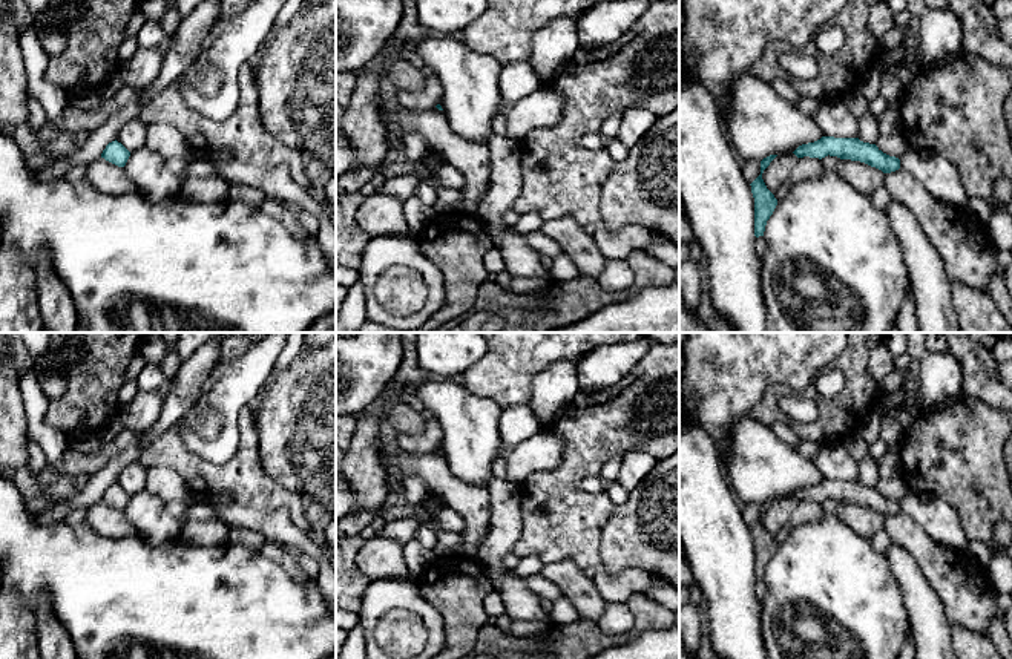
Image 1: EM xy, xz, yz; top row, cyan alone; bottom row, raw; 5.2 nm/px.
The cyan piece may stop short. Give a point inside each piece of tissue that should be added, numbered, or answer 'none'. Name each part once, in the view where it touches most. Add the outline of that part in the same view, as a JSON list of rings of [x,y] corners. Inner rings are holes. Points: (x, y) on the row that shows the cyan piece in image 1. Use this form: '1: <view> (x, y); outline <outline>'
none

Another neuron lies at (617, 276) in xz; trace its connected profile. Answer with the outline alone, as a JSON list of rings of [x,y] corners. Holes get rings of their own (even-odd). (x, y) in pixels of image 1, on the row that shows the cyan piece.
[[[607,261],[601,274],[596,277],[601,288],[610,293],[619,293],[635,280],[635,273],[627,261]]]

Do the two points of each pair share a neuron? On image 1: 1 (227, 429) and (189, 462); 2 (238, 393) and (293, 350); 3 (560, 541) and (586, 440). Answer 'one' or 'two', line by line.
1: two
2: two
3: one

